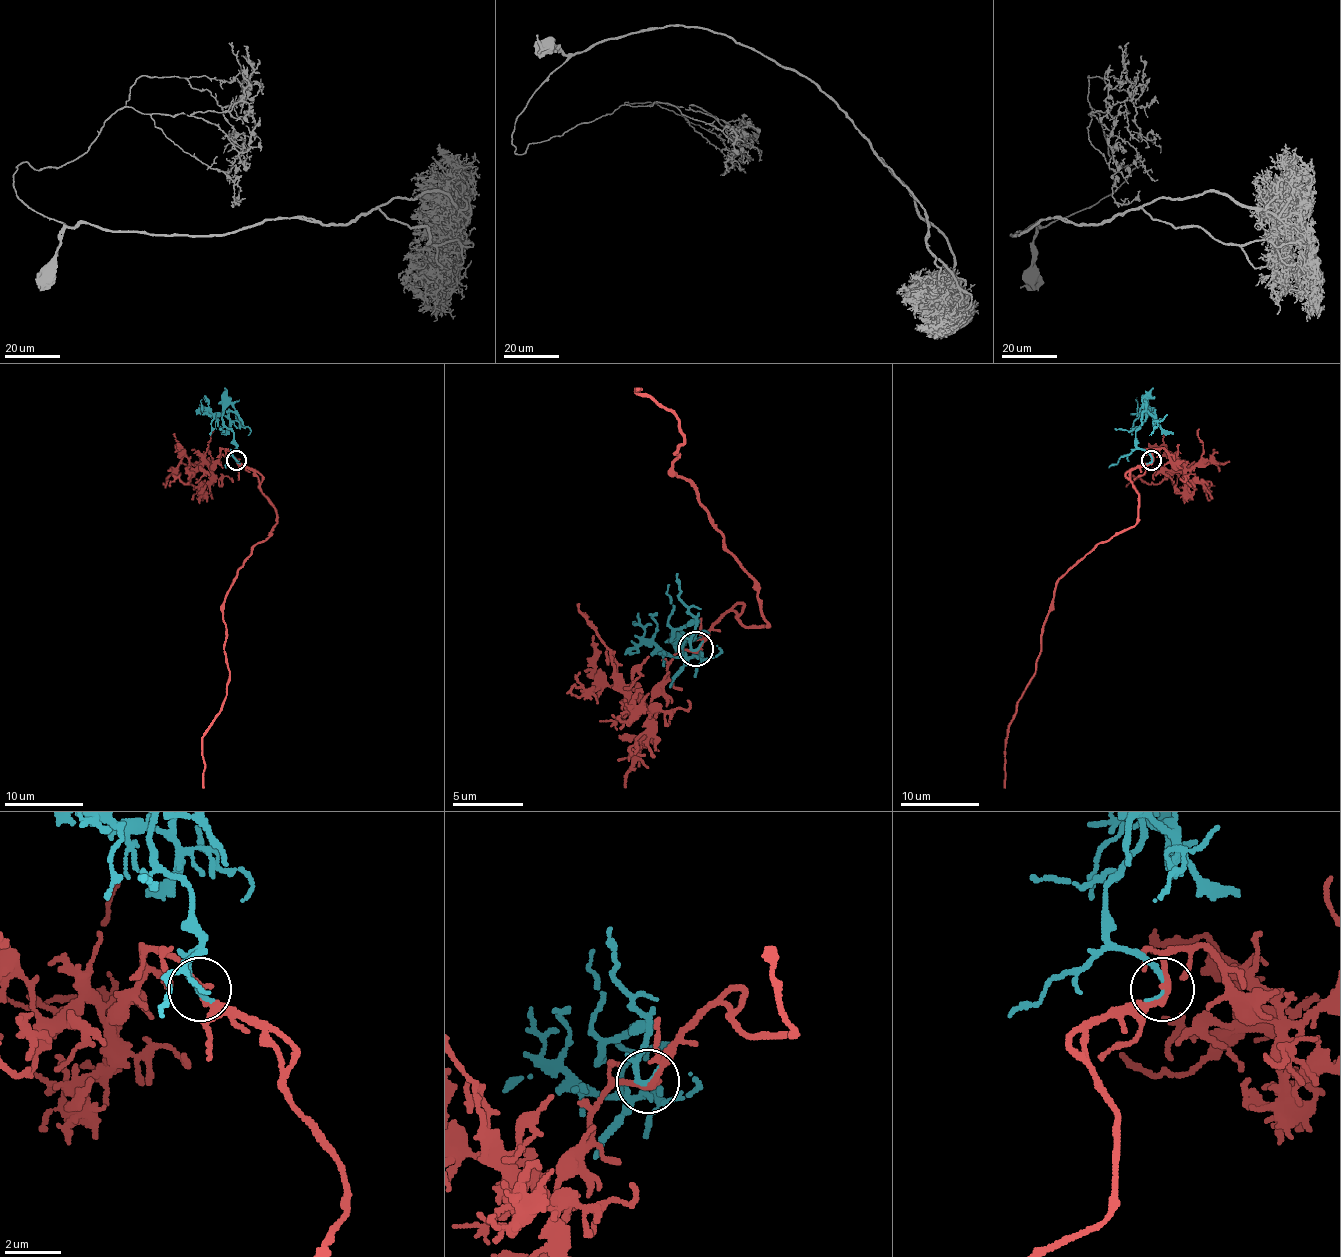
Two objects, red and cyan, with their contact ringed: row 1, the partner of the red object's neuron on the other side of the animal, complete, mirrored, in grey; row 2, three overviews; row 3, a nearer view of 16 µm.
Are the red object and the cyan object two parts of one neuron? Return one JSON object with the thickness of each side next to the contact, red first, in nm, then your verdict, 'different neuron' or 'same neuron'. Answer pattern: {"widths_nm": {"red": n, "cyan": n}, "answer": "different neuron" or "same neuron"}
{"widths_nm": {"red": 200, "cyan": 220}, "answer": "same neuron"}

